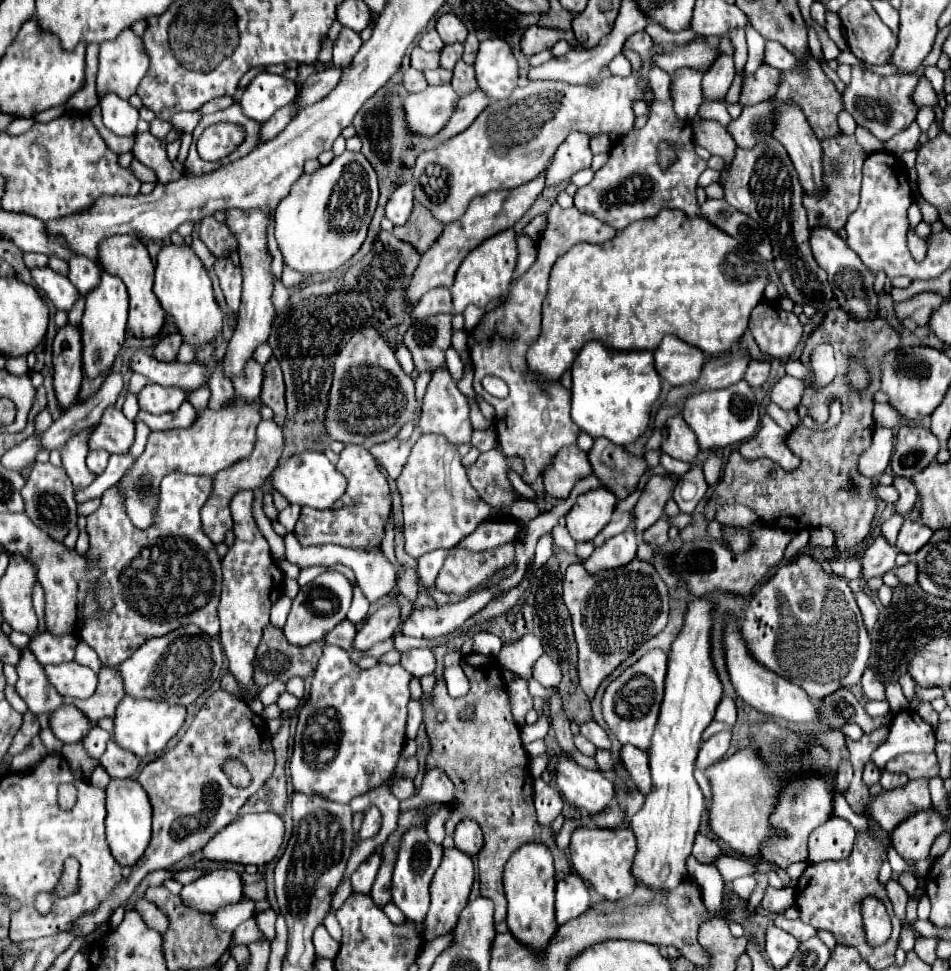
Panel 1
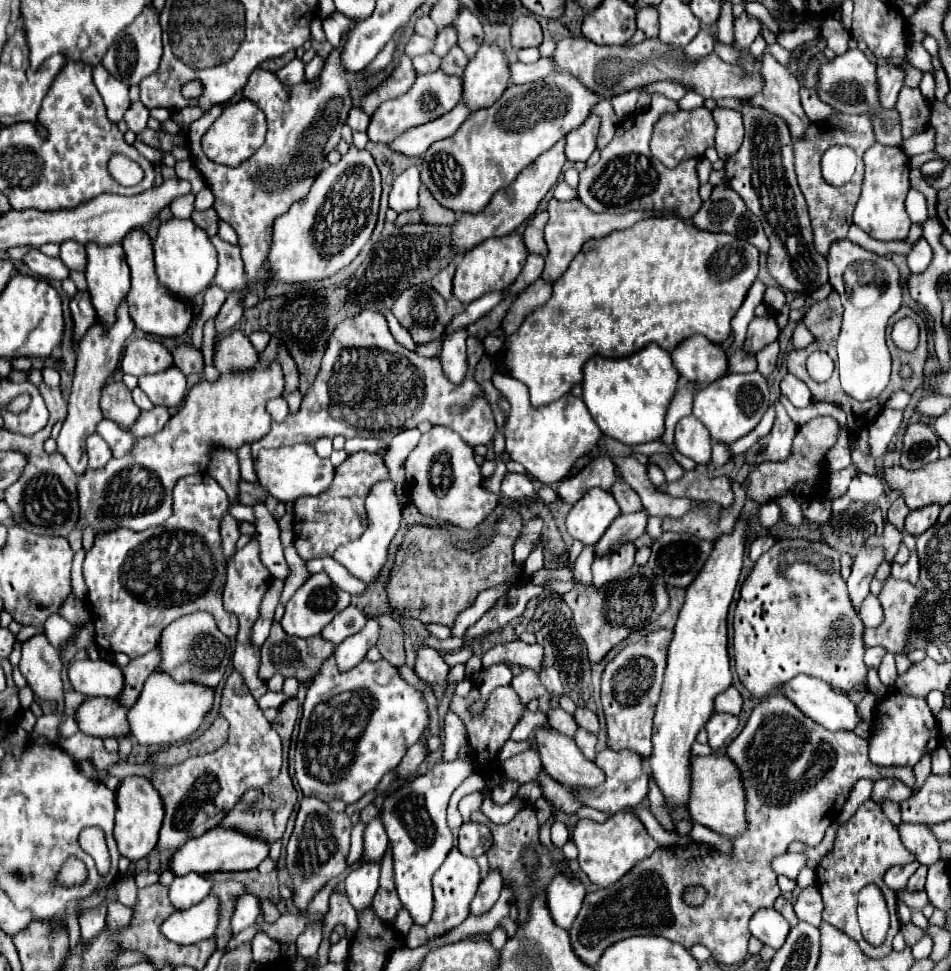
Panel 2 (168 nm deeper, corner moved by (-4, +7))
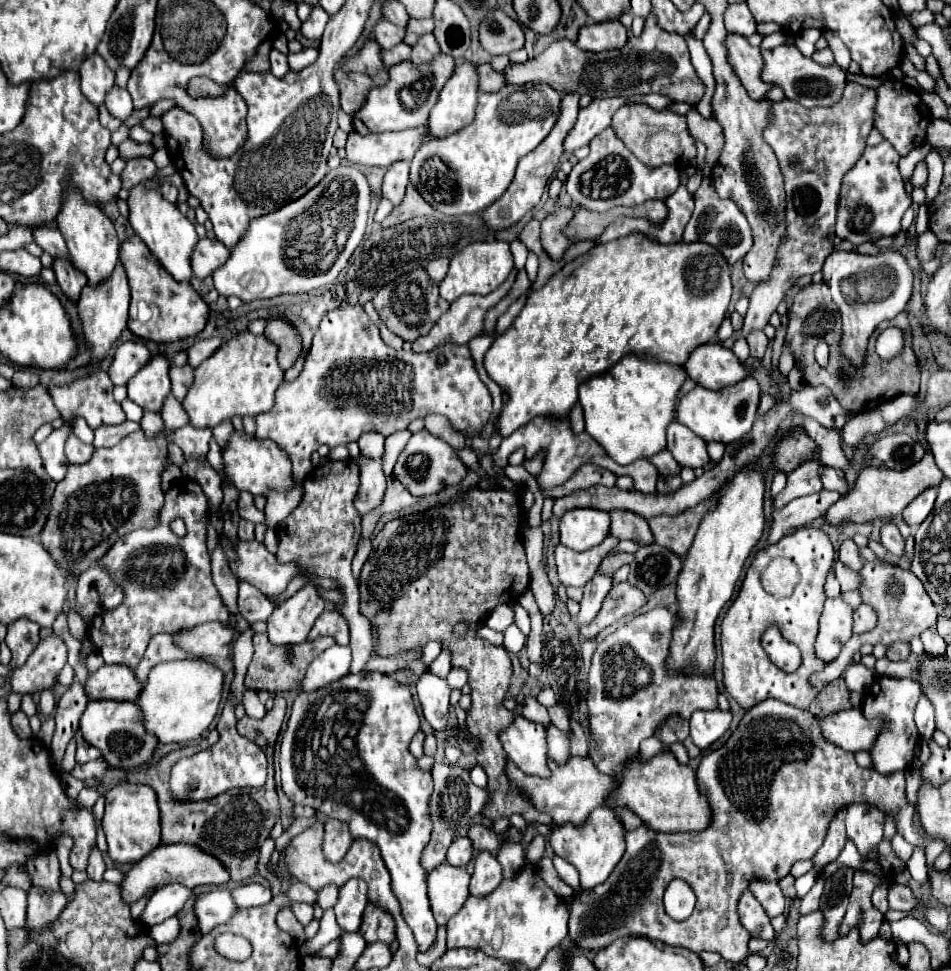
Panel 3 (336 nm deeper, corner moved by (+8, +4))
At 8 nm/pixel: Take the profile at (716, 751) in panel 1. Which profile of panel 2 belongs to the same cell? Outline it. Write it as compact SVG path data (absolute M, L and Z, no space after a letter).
M714 711L712 717L706 723L710 747L712 749L720 749L726 743L726 739L736 731L736 727L738 727L738 717L736 715Z

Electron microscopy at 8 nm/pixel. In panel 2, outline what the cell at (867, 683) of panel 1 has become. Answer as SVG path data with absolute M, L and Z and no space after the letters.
M870 647L870 649L866 649L866 665L868 667L878 667L878 663L882 661L884 655L886 655L884 647Z

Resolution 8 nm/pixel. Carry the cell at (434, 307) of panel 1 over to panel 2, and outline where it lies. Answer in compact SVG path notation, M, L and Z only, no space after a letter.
M450 263L448 267L444 267L442 271L438 271L432 279L432 287L442 293L442 297L450 299L452 297L452 279L454 279L454 271L456 271L456 263Z

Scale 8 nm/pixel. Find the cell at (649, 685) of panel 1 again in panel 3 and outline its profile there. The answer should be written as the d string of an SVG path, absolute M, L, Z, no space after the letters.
M654 608L648 614L634 618L632 622L610 634L594 652L590 674L588 674L588 710L590 710L590 758L596 768L604 774L616 776L628 766L628 760L636 756L642 740L650 738L656 726L662 724L672 714L690 718L694 710L714 710L718 686L712 676L668 676L666 674L666 654L670 646L670 632L676 616L666 608Z

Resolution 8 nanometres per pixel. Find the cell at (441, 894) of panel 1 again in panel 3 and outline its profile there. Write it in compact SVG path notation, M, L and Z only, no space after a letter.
M448 862L428 874L428 898L438 926L448 924L448 920L462 908L468 898L468 882L470 874L466 868L454 868Z

